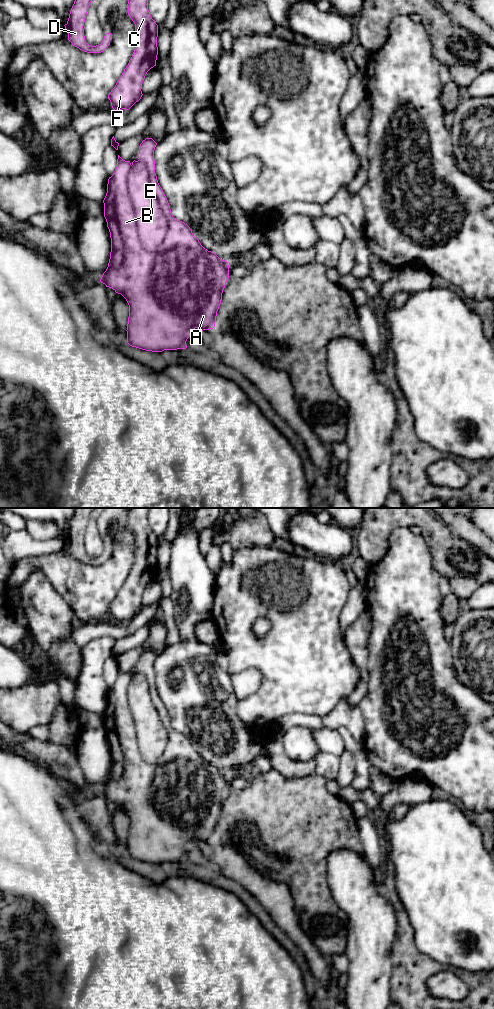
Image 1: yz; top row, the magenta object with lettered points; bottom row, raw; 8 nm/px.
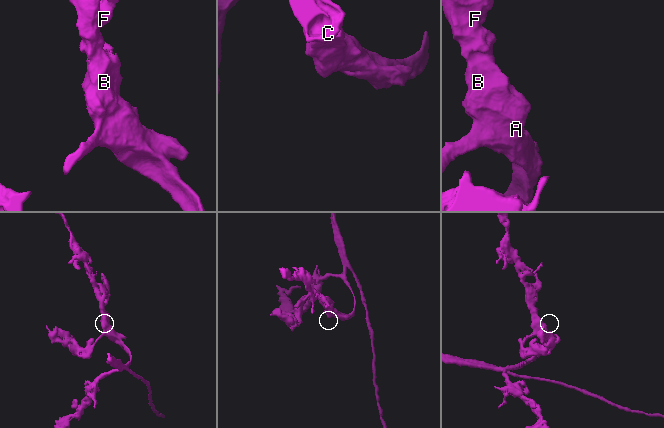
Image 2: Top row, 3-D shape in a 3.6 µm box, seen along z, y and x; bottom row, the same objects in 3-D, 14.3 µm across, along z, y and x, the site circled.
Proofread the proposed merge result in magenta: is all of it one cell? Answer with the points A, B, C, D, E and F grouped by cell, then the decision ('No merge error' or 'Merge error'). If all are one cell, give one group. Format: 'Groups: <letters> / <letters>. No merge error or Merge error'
Groups: A B C D F / E. Merge error

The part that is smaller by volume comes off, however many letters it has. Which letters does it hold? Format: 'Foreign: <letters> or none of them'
Foreign: E

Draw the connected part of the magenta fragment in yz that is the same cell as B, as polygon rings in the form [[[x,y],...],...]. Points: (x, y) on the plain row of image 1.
[[[152,650],[143,652],[137,670],[146,675],[152,703],[167,731],[165,750],[155,763],[147,763],[142,757],[127,697],[131,675],[118,667],[117,679],[108,691],[107,705],[103,712],[104,729],[111,750],[111,764],[108,779],[100,794],[121,806],[129,817],[127,855],[142,862],[162,864],[186,861],[186,853],[195,840],[203,843],[215,839],[222,805],[229,791],[230,775],[205,761],[190,739],[173,729],[155,685],[156,657]]]

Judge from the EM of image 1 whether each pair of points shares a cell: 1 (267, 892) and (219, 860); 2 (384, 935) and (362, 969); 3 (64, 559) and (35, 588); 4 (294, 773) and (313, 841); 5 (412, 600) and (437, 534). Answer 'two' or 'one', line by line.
1: one
2: one
3: two
4: two
5: two

